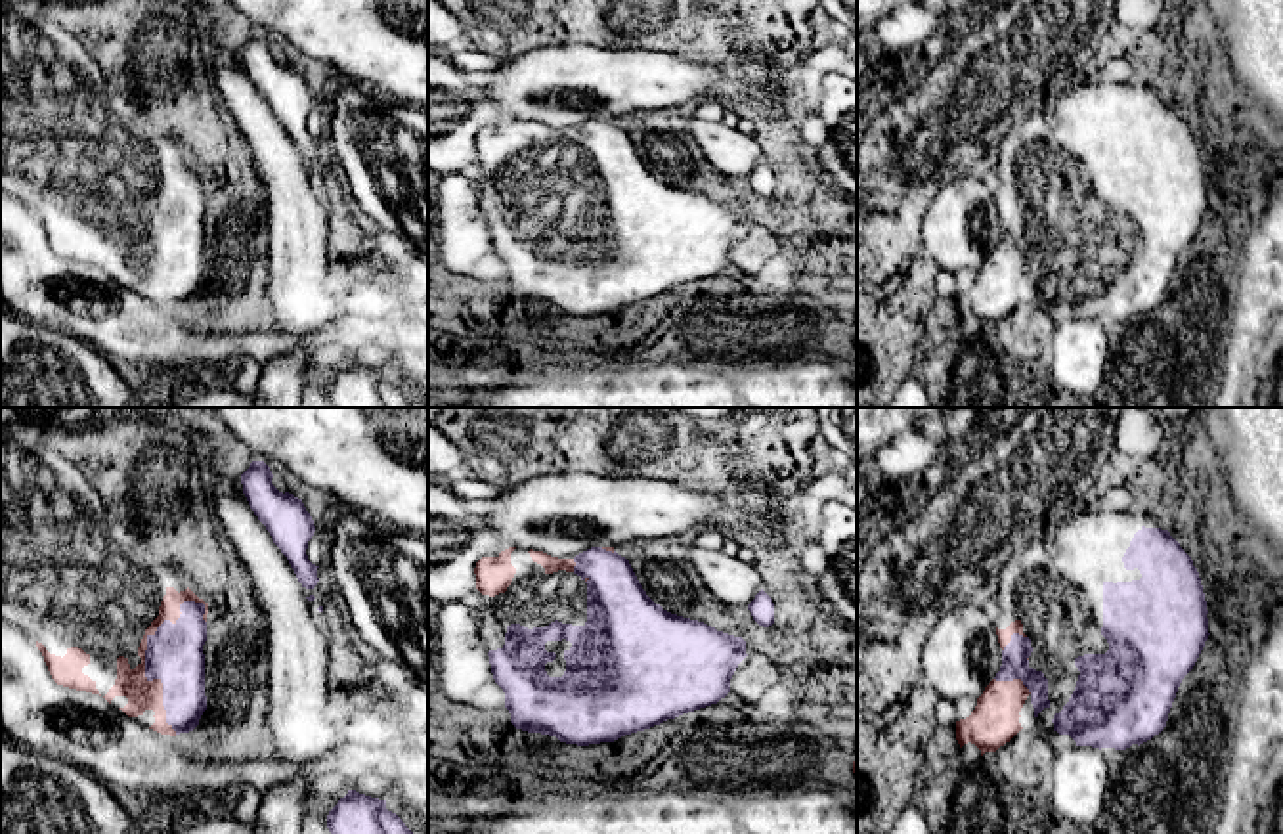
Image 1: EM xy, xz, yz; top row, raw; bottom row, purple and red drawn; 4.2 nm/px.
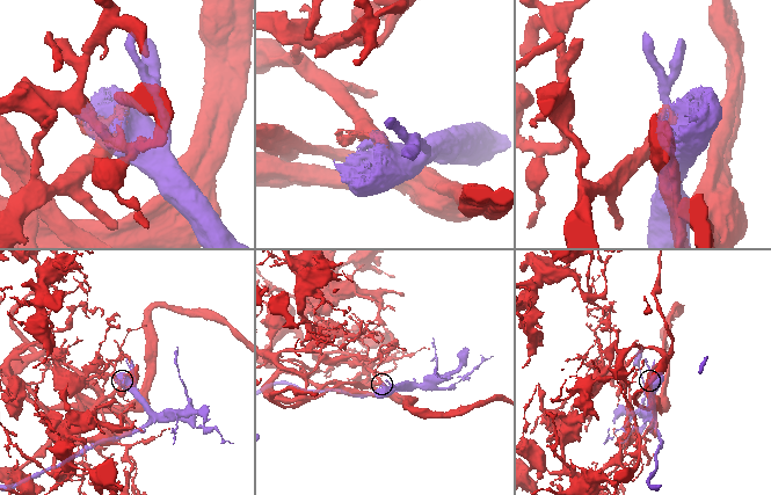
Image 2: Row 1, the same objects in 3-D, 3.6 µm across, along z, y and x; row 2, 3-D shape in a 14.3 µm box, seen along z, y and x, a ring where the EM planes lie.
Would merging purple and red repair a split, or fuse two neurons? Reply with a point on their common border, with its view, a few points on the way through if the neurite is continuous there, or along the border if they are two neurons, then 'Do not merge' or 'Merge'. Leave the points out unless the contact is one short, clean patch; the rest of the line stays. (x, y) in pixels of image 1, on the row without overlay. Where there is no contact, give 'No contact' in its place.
Touches purple at xy (146, 234). Do not merge

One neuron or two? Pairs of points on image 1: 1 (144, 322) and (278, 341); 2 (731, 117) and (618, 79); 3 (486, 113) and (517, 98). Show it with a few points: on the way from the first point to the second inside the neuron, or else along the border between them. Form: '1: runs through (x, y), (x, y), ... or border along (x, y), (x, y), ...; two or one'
1: runs through (176, 341), (184, 345), (245, 345); one
2: border along (727, 104), (740, 109); two
3: border along (477, 79), (482, 90), (513, 117); two

